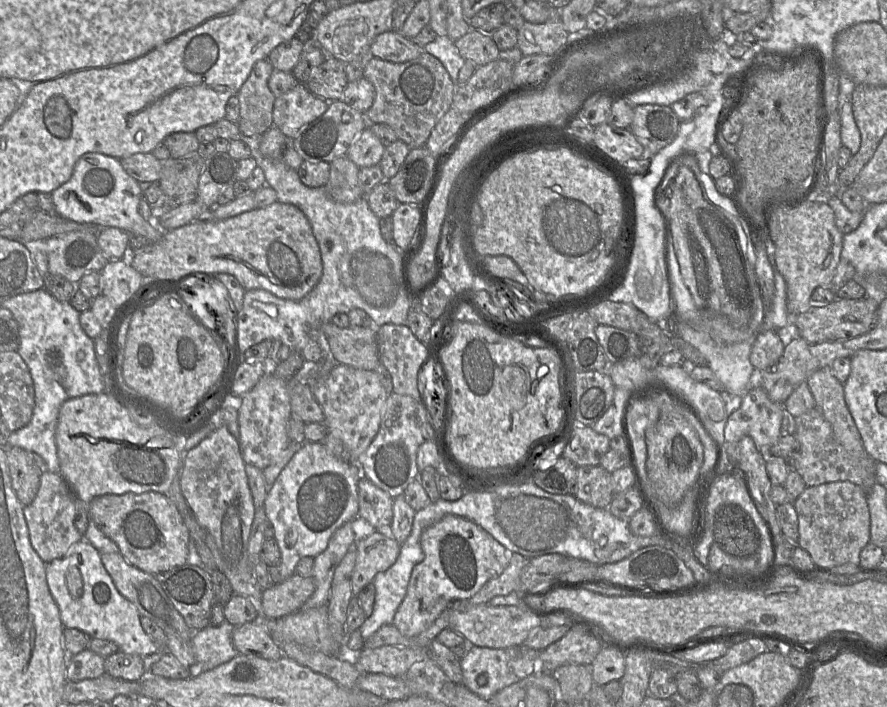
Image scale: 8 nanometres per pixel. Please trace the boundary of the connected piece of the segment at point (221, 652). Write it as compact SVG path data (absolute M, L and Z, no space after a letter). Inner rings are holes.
M225 621L220 625L209 624L194 631L192 651L195 656L195 672L211 670L233 659L239 652L232 643L235 626Z

